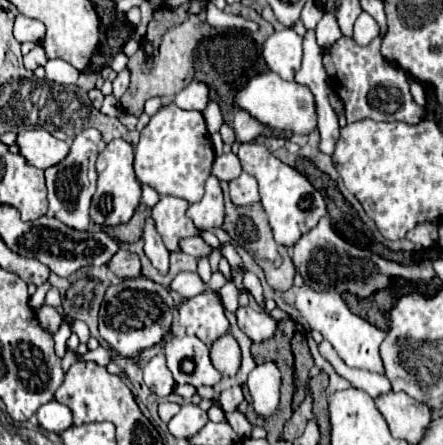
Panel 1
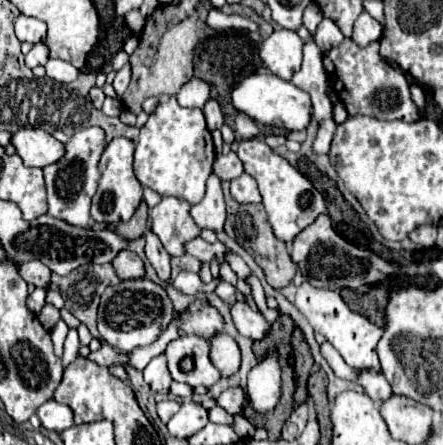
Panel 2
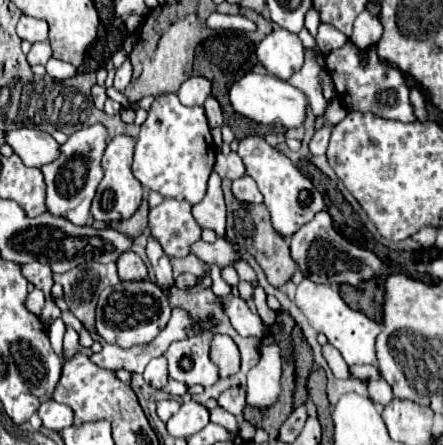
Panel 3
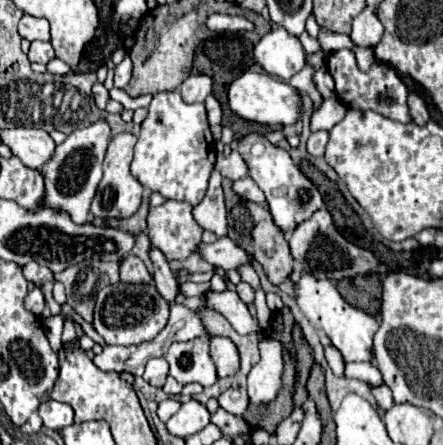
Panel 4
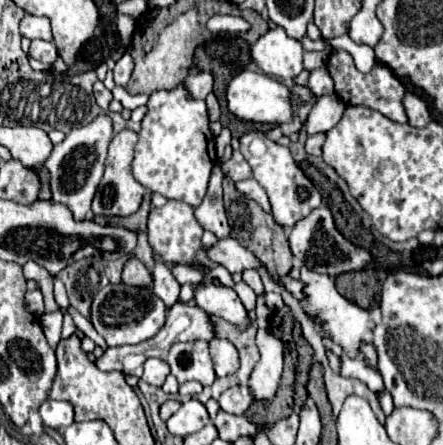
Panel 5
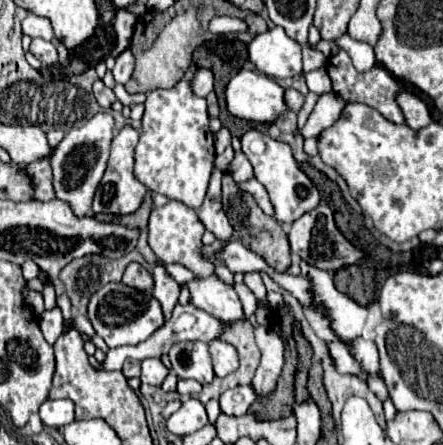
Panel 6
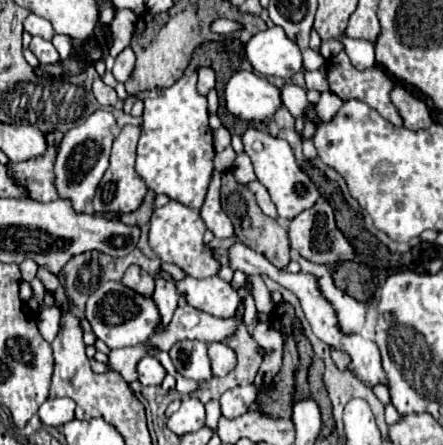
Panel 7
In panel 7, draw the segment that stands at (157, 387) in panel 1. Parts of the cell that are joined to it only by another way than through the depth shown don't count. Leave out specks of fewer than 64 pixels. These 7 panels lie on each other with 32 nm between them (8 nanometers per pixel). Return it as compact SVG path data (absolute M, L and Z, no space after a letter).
M146 356L144 360L140 360L138 372L140 372L138 380L140 380L144 386L150 386L150 384L162 384L162 380L164 380L164 376L166 376L164 366L162 366L156 358L152 358L152 356Z

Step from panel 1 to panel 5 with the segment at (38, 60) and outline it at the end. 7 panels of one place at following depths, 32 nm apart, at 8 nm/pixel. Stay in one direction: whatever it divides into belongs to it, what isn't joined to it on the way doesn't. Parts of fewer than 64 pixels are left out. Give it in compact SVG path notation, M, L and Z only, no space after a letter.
M32 40L28 56L34 58L34 60L40 60L44 64L52 64L58 58L54 44L52 42L44 42L44 40Z

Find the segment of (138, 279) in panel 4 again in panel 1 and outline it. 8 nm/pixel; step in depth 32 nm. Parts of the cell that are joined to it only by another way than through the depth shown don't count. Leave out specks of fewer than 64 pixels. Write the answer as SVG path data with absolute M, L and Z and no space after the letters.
M120 248L106 264L118 278L134 278L140 276L140 260L136 254Z

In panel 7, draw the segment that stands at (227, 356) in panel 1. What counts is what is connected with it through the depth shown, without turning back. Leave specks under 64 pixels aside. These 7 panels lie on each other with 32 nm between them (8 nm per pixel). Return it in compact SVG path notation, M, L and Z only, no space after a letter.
M212 342L208 346L208 354L212 360L214 376L226 376L228 372L232 372L236 368L236 354L224 342Z

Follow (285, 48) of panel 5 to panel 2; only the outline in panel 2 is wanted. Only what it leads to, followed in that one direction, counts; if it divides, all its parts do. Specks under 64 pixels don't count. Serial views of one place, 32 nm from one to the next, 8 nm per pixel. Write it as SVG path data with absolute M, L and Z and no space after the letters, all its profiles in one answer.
M278 28L260 46L260 58L262 58L264 66L270 72L278 74L282 80L292 80L292 74L298 72L300 70L300 64L302 64L302 40L300 40L300 36L294 30Z

